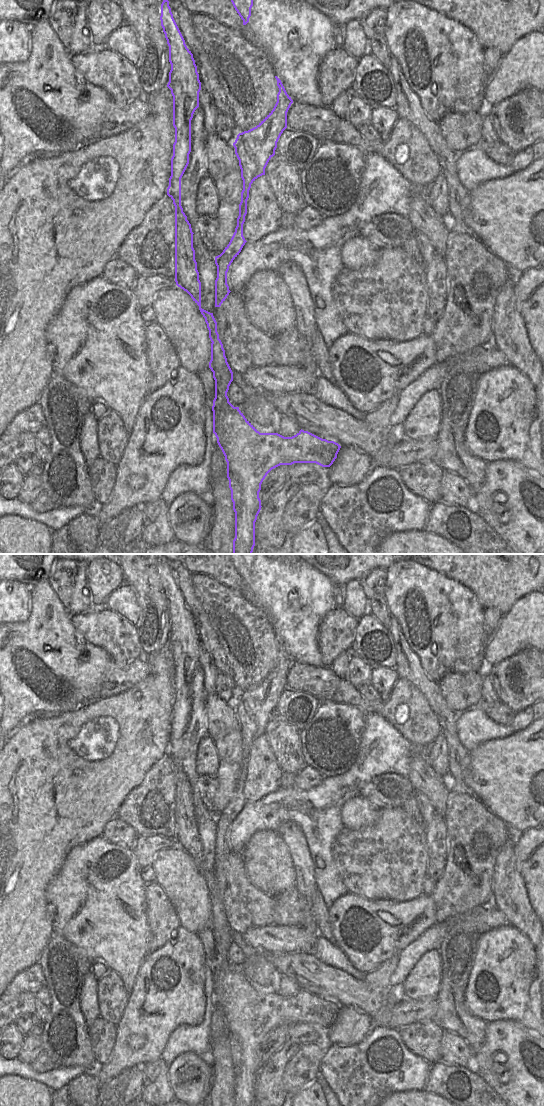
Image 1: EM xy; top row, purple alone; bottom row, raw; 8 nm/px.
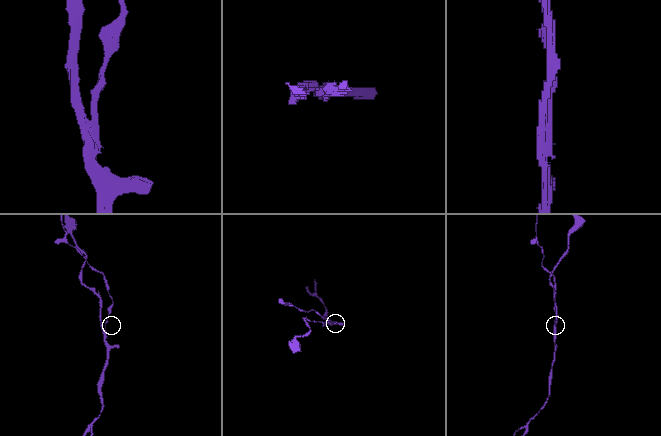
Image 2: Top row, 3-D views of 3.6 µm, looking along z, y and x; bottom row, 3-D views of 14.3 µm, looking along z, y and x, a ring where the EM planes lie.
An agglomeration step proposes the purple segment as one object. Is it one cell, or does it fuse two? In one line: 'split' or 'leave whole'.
split

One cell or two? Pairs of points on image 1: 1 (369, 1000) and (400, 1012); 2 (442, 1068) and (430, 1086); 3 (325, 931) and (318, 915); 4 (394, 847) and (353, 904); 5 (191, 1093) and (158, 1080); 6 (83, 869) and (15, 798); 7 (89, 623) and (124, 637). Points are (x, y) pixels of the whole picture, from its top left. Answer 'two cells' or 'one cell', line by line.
1: two cells
2: one cell
3: one cell
4: two cells
5: two cells
6: two cells
7: one cell

